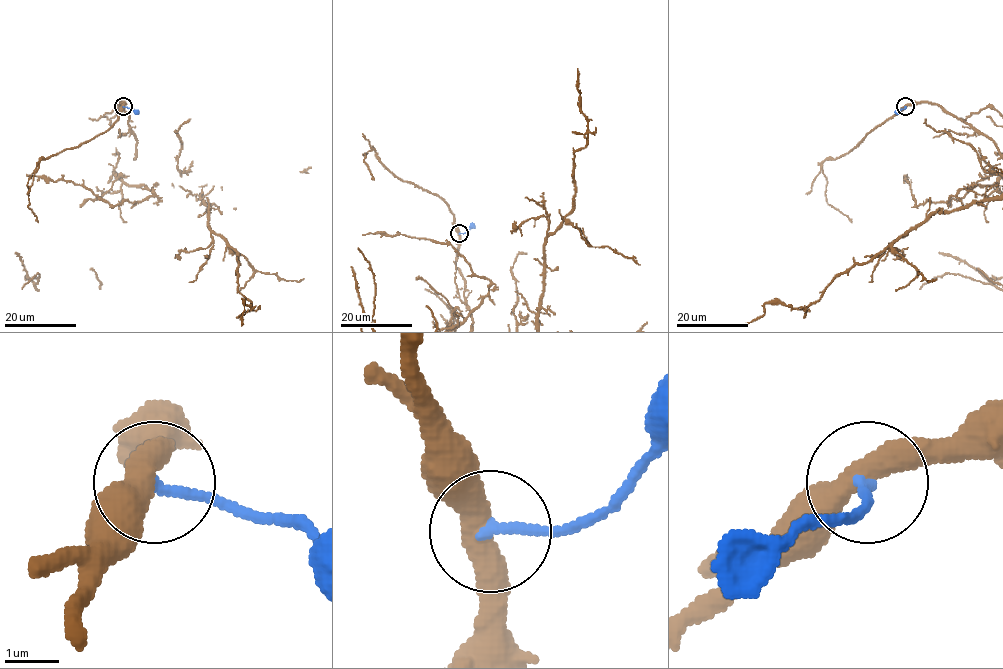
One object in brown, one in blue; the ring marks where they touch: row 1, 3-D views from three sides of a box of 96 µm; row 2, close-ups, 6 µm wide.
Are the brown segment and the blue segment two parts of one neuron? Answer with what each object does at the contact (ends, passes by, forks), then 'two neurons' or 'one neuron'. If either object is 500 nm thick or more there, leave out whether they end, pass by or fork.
brown passes by | blue ends | two neurons

